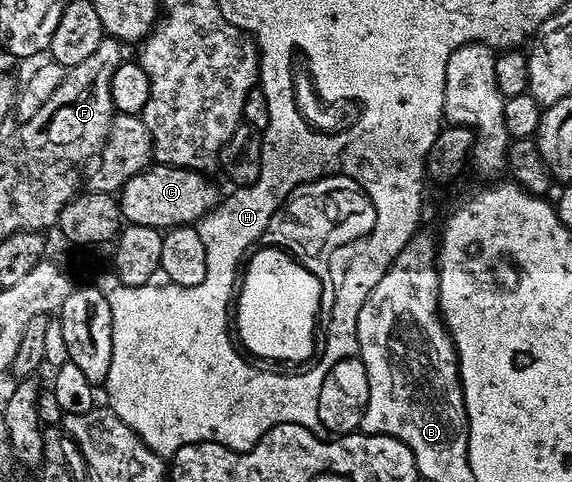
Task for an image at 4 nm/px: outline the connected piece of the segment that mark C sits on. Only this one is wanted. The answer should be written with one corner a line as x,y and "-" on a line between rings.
163,164
149,165
148,169
138,172
118,192
120,213
125,223
134,226
155,226
171,228
199,223
204,215
215,208
218,195
216,186
207,173
187,170
181,166

